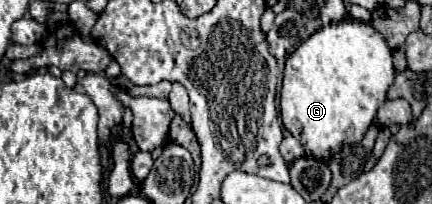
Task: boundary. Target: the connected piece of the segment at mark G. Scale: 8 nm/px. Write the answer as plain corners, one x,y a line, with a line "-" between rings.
355,19
333,21
331,25
315,31
305,39
287,59
283,71
281,87
281,119
285,129
303,143
315,159
329,159
345,143
359,143
377,115
379,105
385,101
385,93
395,79
391,49
387,47
385,37
375,31
369,23
359,23

